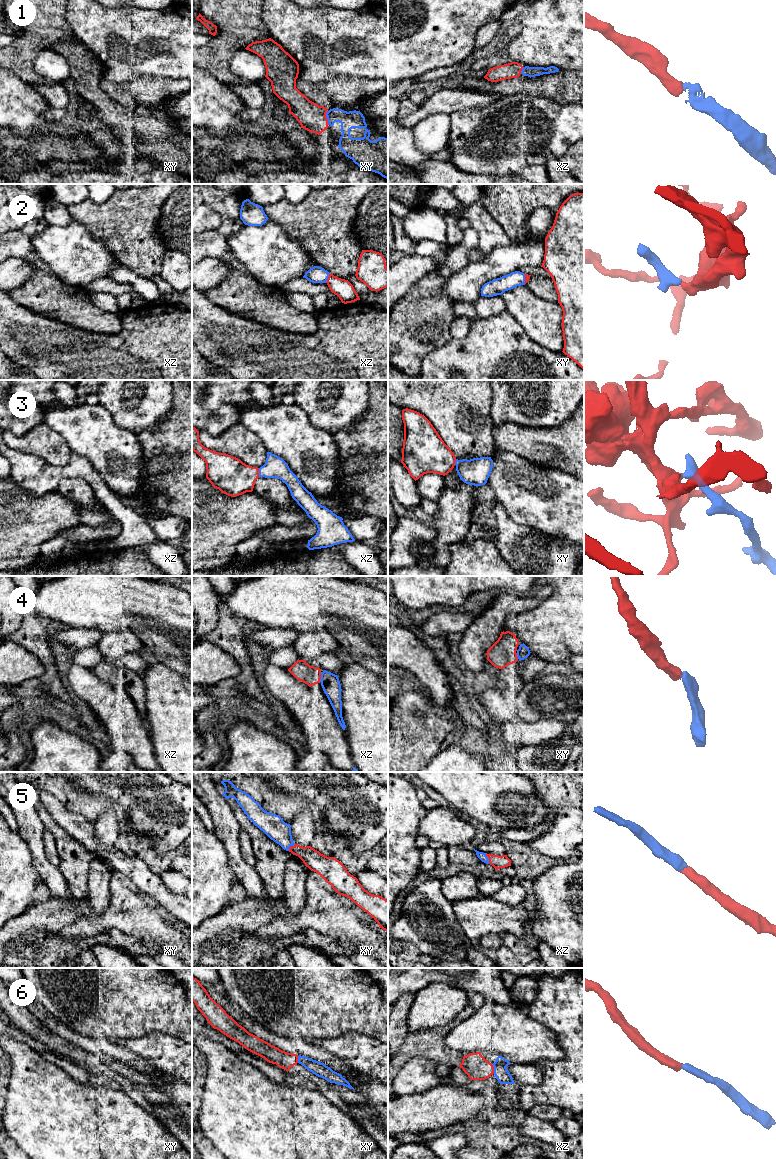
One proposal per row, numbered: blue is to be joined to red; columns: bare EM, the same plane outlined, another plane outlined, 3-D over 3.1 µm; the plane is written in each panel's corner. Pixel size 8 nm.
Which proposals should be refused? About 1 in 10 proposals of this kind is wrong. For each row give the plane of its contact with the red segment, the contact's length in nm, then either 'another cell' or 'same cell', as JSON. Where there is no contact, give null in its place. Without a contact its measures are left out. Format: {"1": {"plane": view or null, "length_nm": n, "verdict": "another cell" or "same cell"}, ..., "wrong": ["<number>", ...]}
{"1": {"plane": "xy", "length_nm": 120, "verdict": "same cell"}, "2": {"plane": "xz", "length_nm": 90, "verdict": "same cell"}, "3": {"plane": "xz", "length_nm": 70, "verdict": "same cell"}, "4": {"plane": "xz", "length_nm": 70, "verdict": "same cell"}, "5": {"plane": "xz", "length_nm": 90, "verdict": "same cell"}, "6": {"plane": "xz", "length_nm": 80, "verdict": "same cell"}, "wrong": []}

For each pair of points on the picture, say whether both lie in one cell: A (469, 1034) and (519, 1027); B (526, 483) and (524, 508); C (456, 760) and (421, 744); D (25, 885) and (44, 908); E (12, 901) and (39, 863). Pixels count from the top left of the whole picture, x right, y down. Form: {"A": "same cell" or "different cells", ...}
{"A": "same cell", "B": "same cell", "C": "different cells", "D": "different cells", "E": "different cells"}

